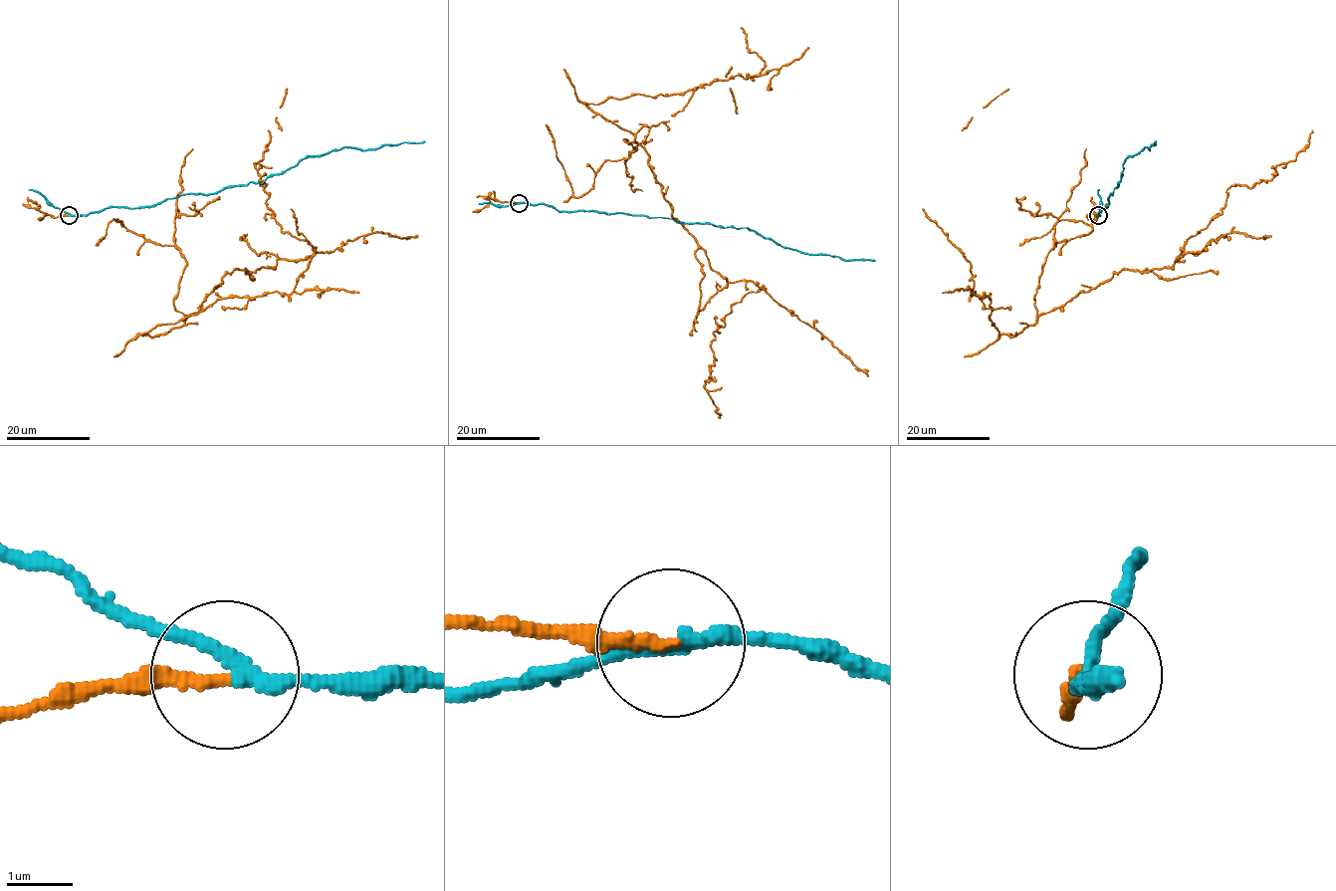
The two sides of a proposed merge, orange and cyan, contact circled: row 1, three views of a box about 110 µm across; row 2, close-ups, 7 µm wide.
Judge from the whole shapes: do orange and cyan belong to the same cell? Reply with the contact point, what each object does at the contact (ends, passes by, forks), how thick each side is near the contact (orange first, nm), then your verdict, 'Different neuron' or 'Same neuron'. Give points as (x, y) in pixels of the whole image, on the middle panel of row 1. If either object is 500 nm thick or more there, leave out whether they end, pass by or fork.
Place: (519, 203). At the ring orange ends. At the ring cyan passes by. Thickness 180 nm (orange) against 200 nm. Different neuron

